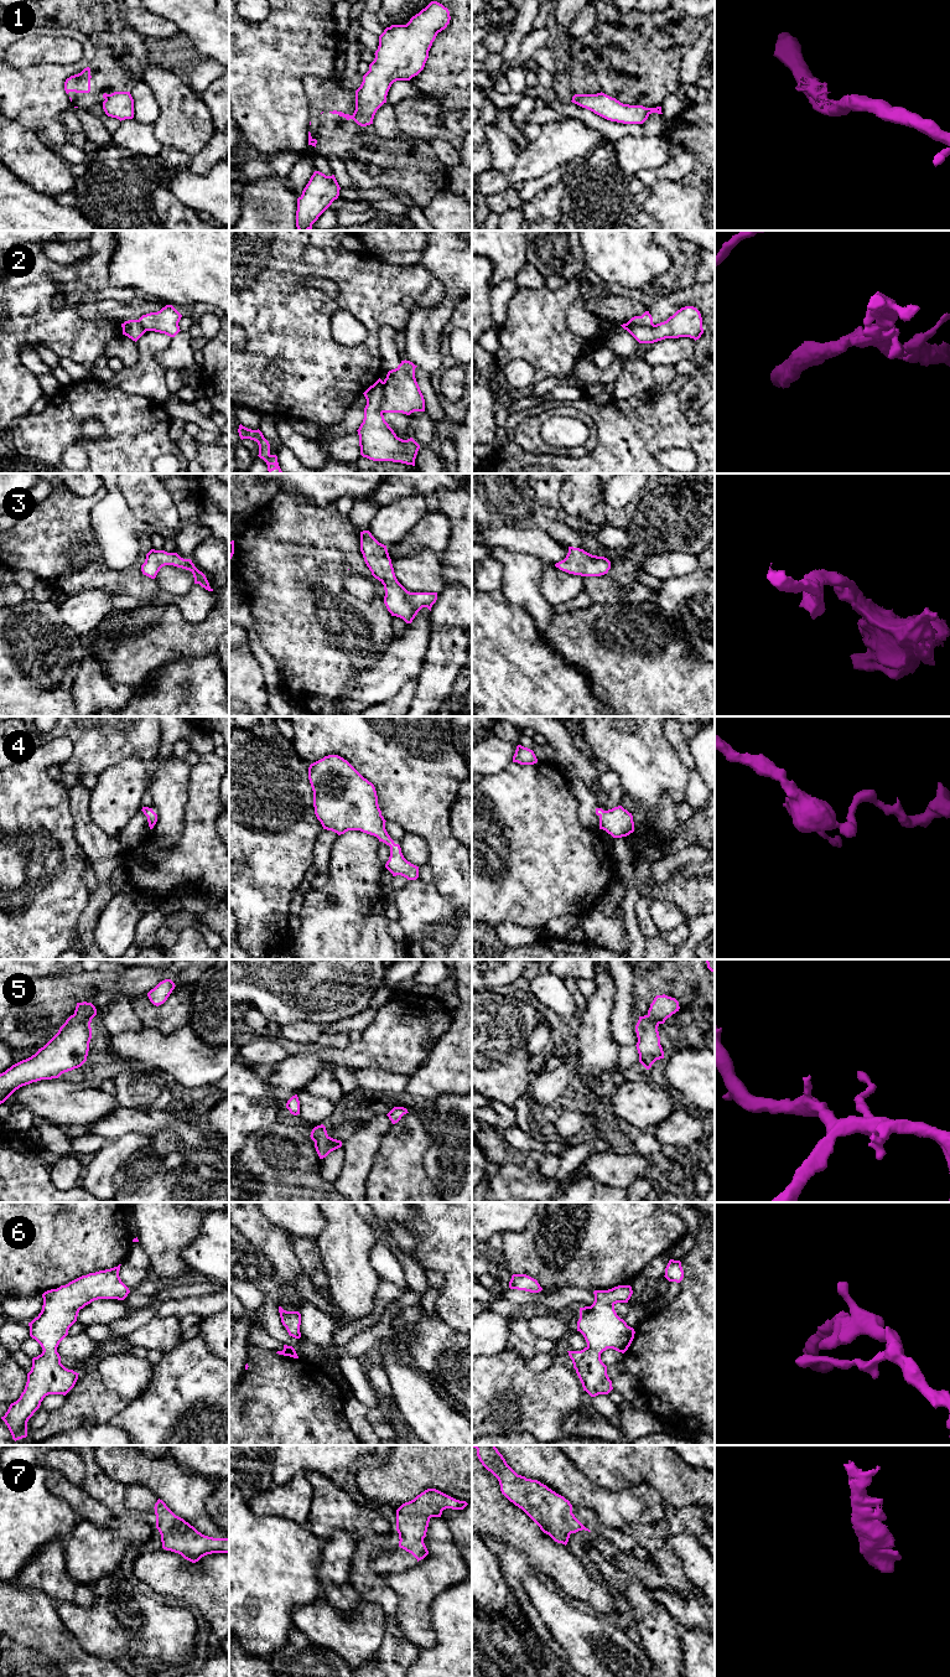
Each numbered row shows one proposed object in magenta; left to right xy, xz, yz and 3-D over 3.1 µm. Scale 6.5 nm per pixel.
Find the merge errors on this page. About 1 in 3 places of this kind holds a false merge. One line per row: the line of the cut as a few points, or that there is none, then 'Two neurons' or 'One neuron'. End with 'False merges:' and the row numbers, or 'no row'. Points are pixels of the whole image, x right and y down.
1: Split along xy (110, 94), (105, 99). Two neurons
2: Split along xz (384, 382), (382, 412). Two neurons
3: No split. One neuron
4: No split. One neuron
5: No split. One neuron
6: No split. One neuron
7: No split. One neuron
False merges: 1, 2

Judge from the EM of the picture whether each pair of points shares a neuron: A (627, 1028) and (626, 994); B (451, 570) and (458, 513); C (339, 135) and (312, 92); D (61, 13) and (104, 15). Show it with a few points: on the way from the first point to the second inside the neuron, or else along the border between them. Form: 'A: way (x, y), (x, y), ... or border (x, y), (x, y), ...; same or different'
A: way (626, 1019), (626, 1003); same
B: way (458, 557), (458, 527); same
C: way (333, 124), (333, 113), (323, 103); same
D: way (72, 13), (93, 13); same

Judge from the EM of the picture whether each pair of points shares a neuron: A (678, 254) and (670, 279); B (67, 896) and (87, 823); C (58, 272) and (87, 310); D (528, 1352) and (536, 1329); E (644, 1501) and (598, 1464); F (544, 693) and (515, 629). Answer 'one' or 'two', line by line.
A: one
B: two
C: two
D: two
E: two
F: one

